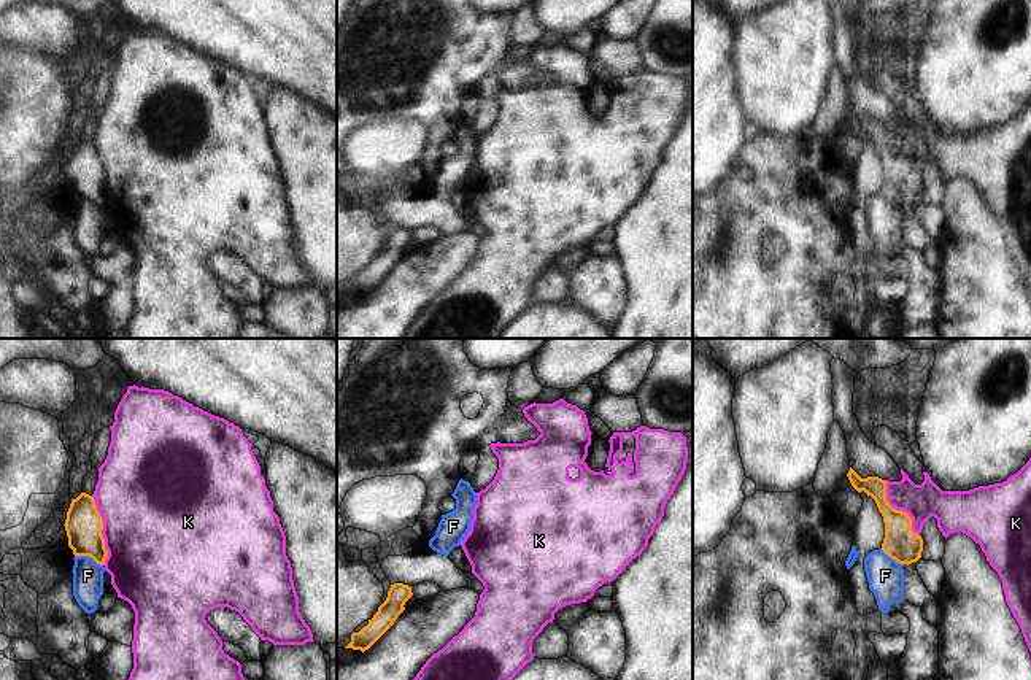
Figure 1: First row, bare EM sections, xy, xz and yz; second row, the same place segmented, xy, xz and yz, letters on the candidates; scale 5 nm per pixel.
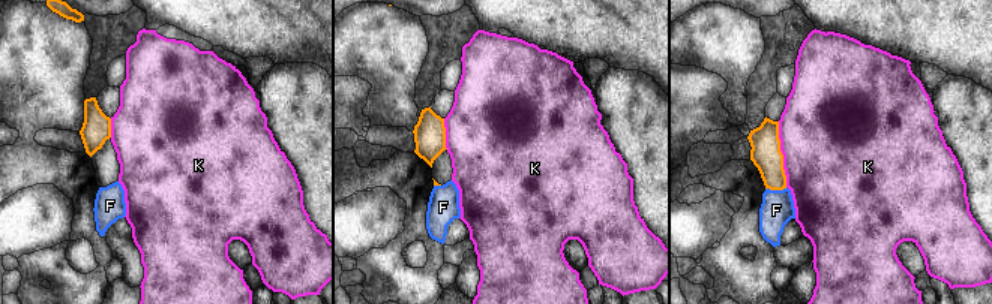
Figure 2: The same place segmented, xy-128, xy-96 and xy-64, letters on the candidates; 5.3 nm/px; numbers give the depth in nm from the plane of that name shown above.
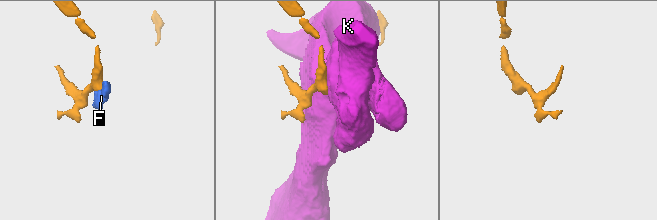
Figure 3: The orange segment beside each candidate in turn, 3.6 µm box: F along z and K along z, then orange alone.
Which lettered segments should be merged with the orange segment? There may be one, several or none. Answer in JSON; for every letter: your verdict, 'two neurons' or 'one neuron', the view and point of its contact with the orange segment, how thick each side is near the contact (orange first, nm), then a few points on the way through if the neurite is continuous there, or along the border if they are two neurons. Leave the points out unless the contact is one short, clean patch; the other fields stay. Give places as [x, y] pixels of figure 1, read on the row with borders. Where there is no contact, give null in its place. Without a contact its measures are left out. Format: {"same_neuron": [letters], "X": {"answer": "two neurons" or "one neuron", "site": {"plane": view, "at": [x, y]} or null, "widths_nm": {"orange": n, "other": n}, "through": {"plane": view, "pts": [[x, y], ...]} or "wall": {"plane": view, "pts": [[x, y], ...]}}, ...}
{"same_neuron": [], "F": {"answer": "two neurons", "site": {"plane": "xy", "at": [89, 556]}, "widths_nm": {"orange": 190, "other": 160}, "wall": {"plane": "xy", "pts": [[75, 555], [88, 555], [102, 566]]}}, "K": {"answer": "two neurons", "site": {"plane": "xy", "at": [100, 531]}, "widths_nm": {"orange": 190, "other": 480}}}

